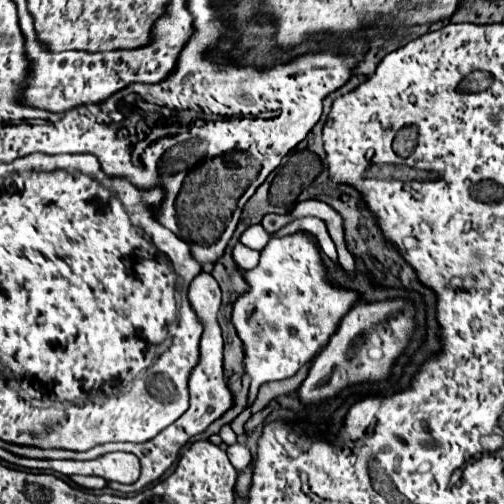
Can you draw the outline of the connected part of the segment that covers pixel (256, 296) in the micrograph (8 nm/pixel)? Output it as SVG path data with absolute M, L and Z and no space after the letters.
M293 234L285 238L273 238L261 250L261 262L257 268L243 272L249 282L249 292L245 292L233 308L233 324L239 332L239 338L245 344L245 372L251 376L251 386L259 388L265 382L285 380L297 374L297 370L309 362L335 334L339 320L347 314L353 302L359 300L357 292L333 288L325 280L325 268L319 256L319 246L311 234Z

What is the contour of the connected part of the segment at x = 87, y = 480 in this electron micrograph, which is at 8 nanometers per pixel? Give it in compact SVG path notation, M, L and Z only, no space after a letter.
M71 476L71 480L81 486L81 488L87 488L87 490L101 490L101 488L107 488L109 482L103 480L103 478L97 478L97 476Z

